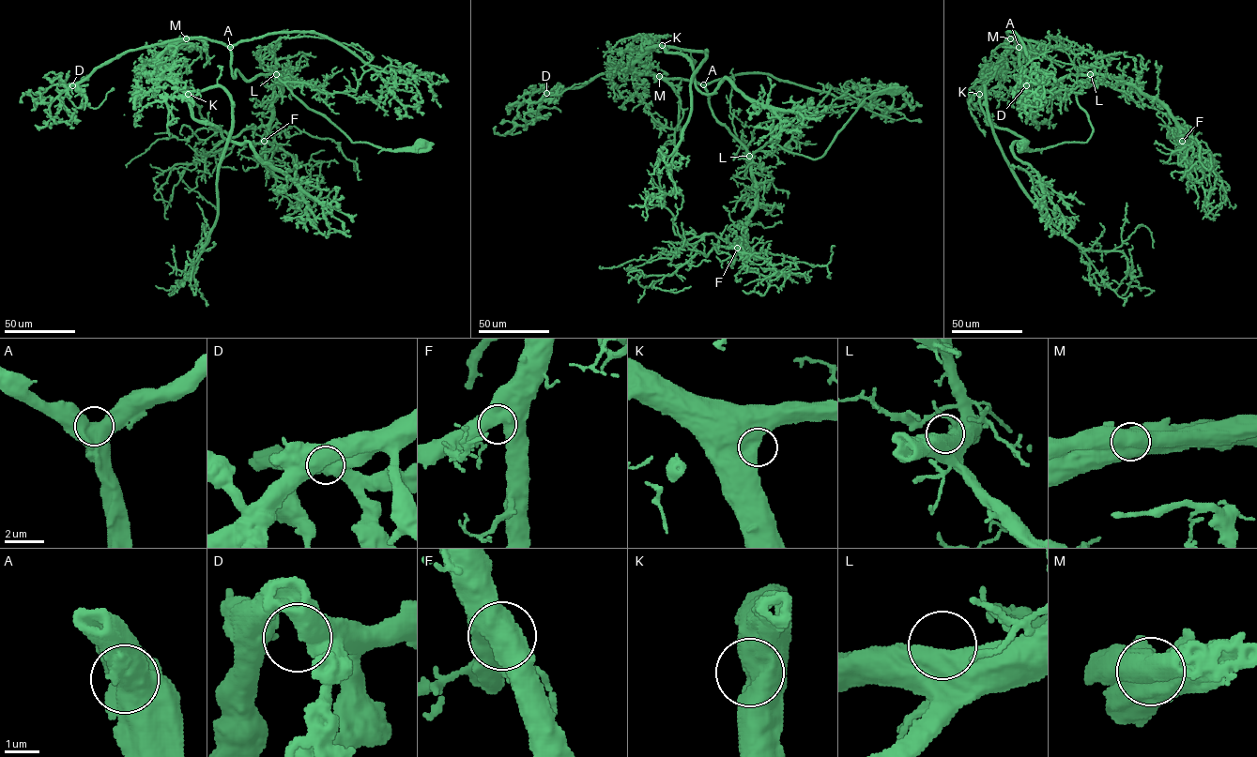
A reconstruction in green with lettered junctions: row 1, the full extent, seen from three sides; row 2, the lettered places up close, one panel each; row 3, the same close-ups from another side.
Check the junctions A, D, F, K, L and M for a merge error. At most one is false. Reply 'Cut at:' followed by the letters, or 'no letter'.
Cut at: M

